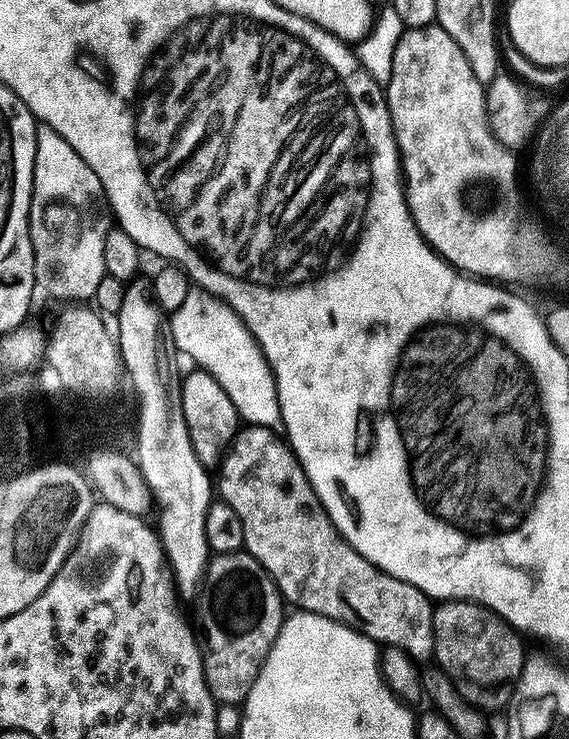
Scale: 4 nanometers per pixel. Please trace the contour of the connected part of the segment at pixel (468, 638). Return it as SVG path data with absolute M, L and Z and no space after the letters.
M445 600L435 605L432 613L432 637L436 643L434 660L453 681L469 680L480 688L492 688L495 684L508 684L520 679L524 671L526 657L524 648L520 645L521 637L515 628L508 624L501 616L491 612L480 604L470 600Z

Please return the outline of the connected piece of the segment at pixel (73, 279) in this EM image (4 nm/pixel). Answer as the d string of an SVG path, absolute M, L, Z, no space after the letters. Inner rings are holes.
M49 124L36 126L36 157L28 233L34 250L37 289L64 302L88 302L106 275L102 246L110 227L104 187L90 166ZM104 212L105 216L104 217Z

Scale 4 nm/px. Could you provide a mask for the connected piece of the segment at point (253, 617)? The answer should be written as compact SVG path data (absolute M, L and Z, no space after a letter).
M239 550L237 552L216 554L209 559L208 567L204 570L202 583L199 585L198 593L200 592L200 628L198 624L198 636L202 641L200 644L200 657L204 663L204 680L208 683L208 689L212 695L213 700L224 704L236 704L236 706L243 705L244 699L250 694L250 690L254 686L254 682L258 678L258 674L264 665L264 659L268 657L268 651L274 646L274 642L280 633L280 627L283 626L286 619L286 601L280 594L280 588L274 582L271 574L263 568L260 563L252 557L246 550Z

